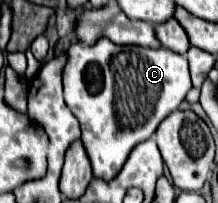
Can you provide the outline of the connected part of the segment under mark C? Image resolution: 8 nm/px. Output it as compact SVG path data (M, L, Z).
M101 37L95 45L73 43L67 49L67 63L63 67L63 91L65 103L81 123L81 141L91 161L93 177L111 181L119 175L131 149L141 141L147 141L159 127L159 123L179 109L185 95L193 89L189 75L189 61L173 53L171 49L145 49L137 45L115 45L107 37Z

